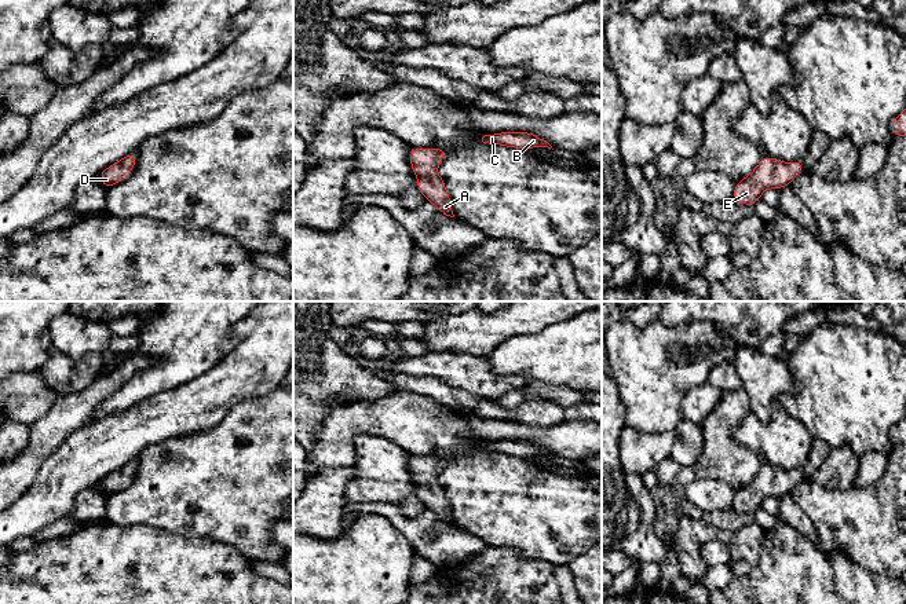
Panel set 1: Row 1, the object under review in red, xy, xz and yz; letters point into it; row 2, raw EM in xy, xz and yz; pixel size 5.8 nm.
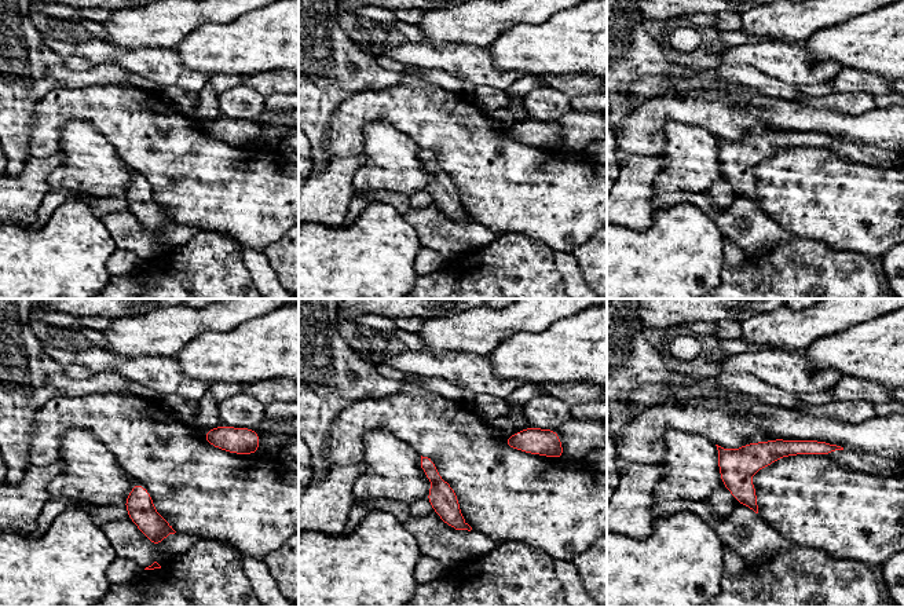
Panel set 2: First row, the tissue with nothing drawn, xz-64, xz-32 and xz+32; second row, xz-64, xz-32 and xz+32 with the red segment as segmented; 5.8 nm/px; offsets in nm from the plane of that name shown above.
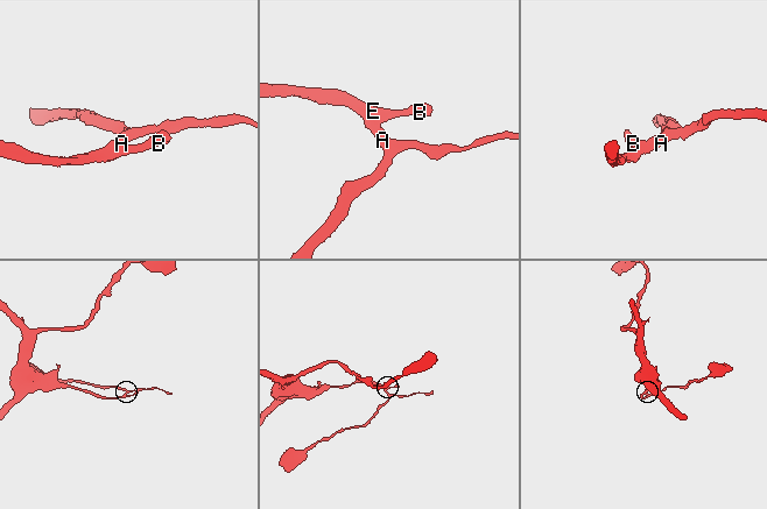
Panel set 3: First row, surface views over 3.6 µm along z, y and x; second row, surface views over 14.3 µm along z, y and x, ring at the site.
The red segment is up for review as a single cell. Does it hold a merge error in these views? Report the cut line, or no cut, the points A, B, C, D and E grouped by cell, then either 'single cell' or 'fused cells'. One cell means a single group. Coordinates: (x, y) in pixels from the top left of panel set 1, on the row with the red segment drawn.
no cut | A B C D E | single cell

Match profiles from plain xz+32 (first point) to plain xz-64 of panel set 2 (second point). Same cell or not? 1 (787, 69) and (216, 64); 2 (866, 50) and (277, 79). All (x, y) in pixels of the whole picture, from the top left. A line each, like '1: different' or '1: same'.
1: different
2: different

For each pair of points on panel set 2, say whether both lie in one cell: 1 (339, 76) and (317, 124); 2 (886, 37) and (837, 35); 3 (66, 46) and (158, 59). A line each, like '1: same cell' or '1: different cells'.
1: same cell
2: same cell
3: same cell

